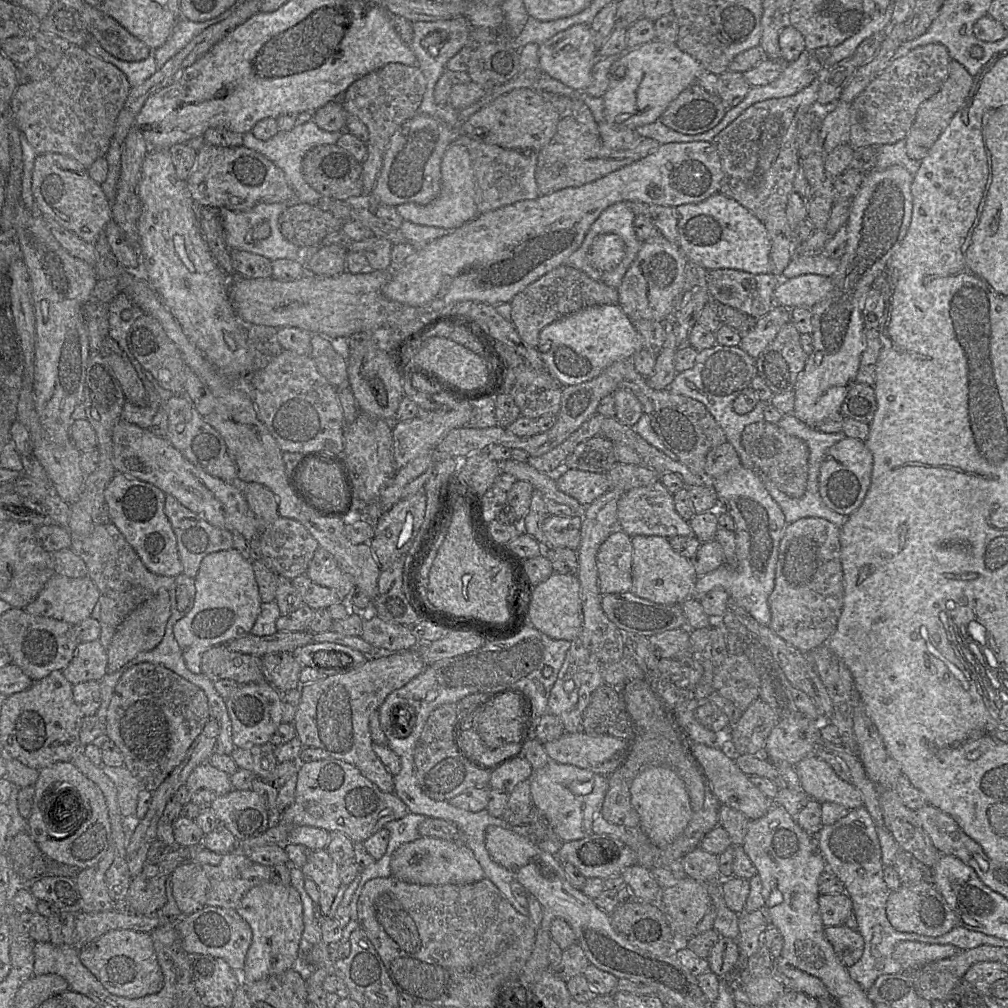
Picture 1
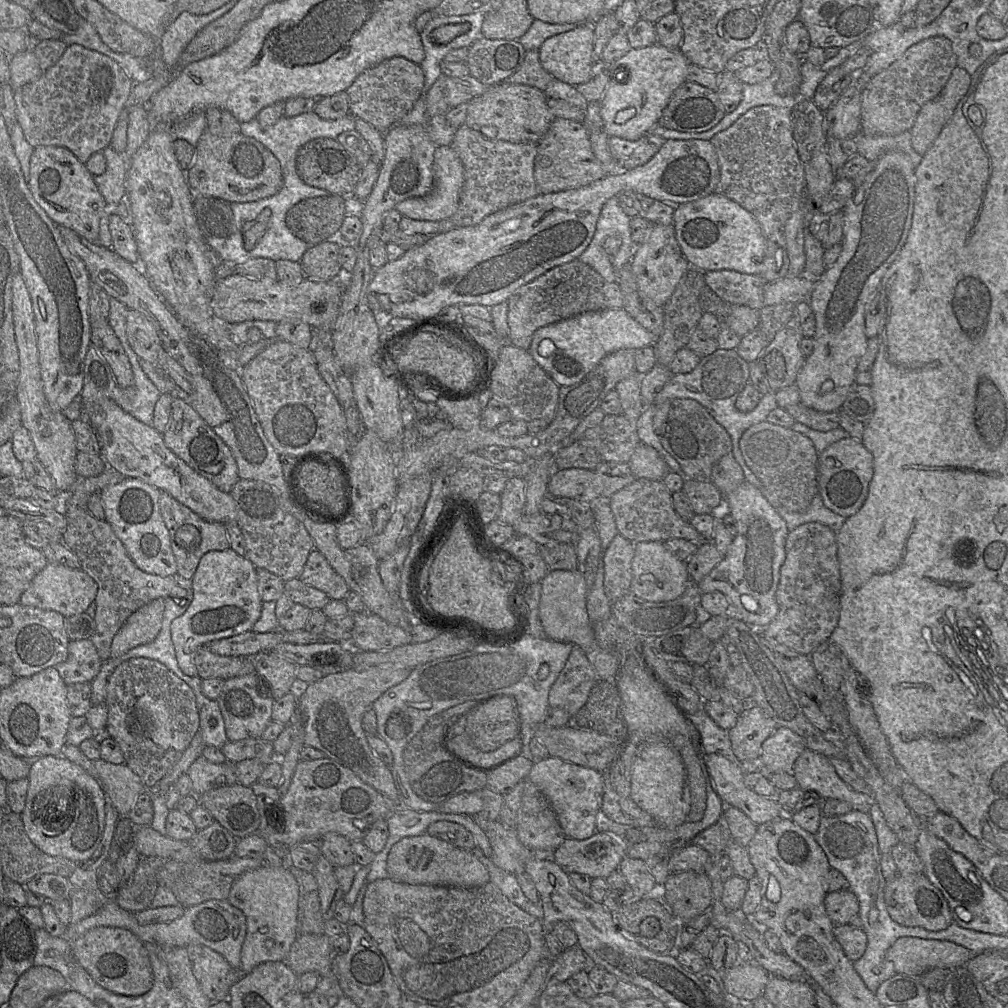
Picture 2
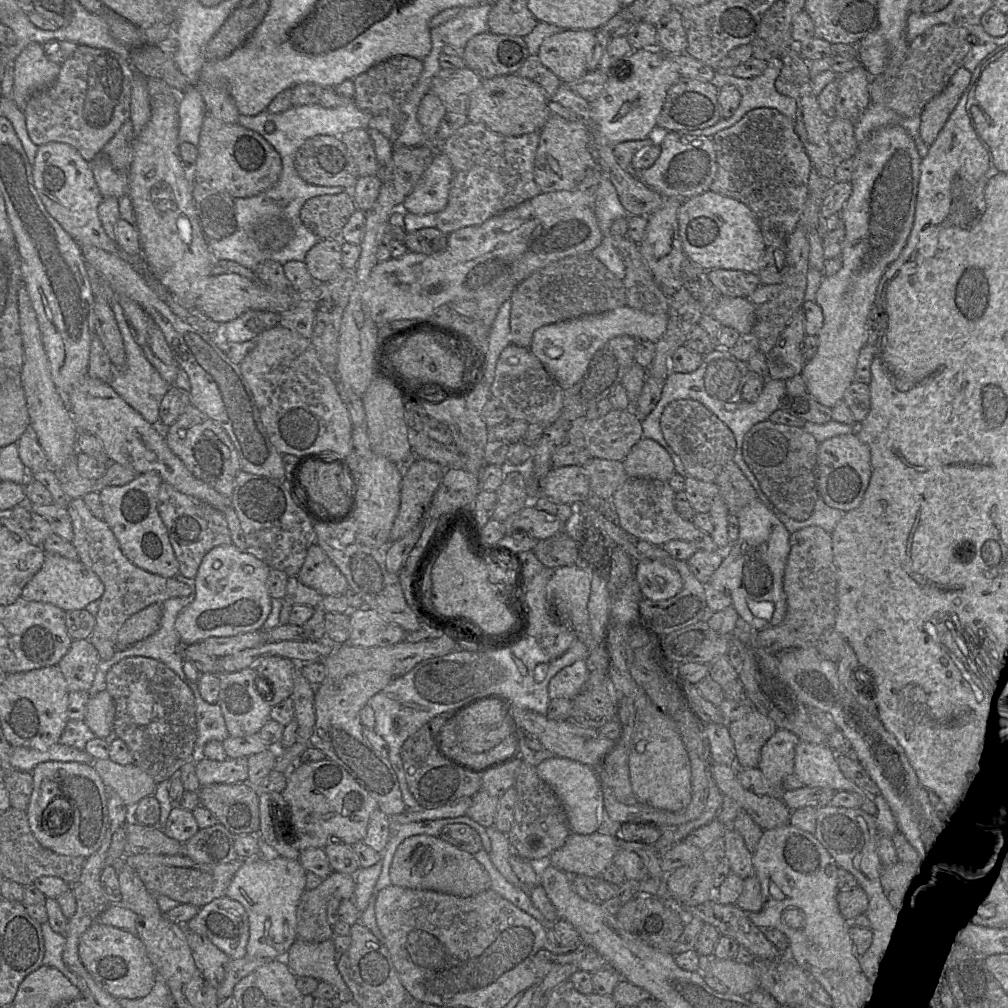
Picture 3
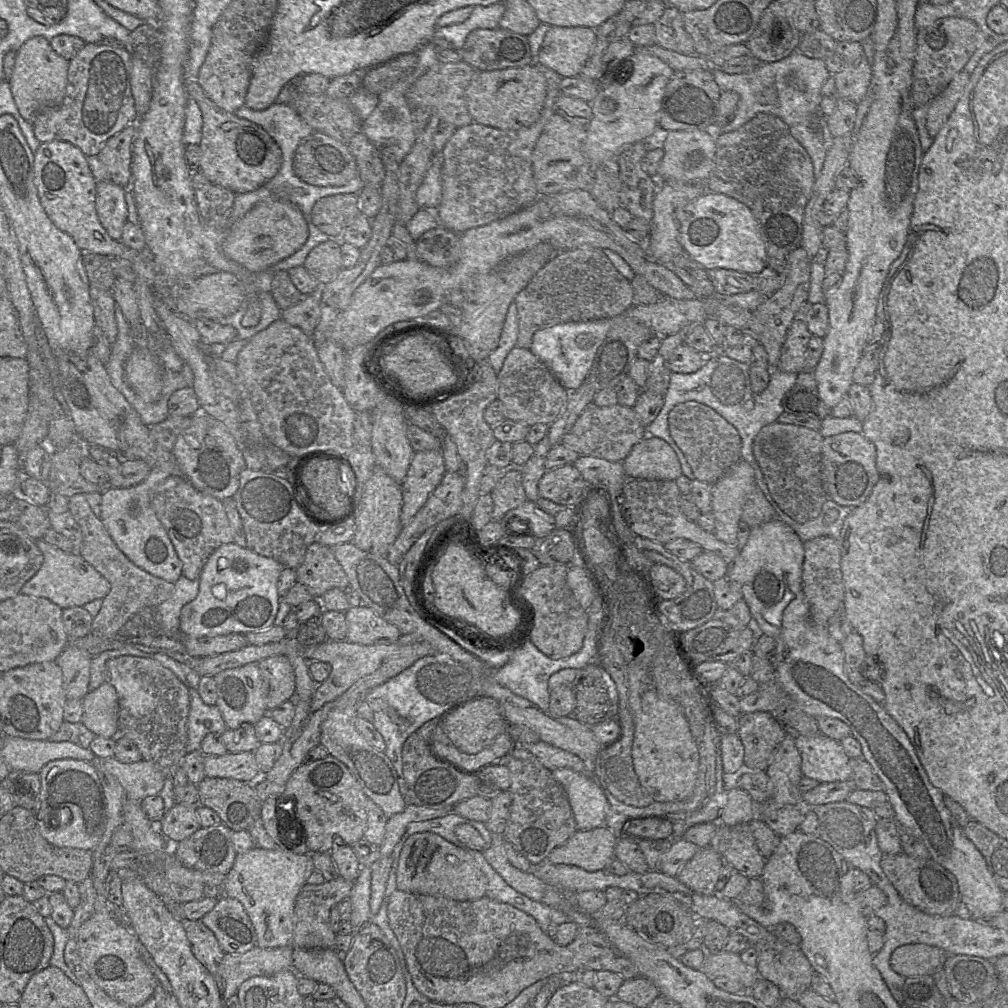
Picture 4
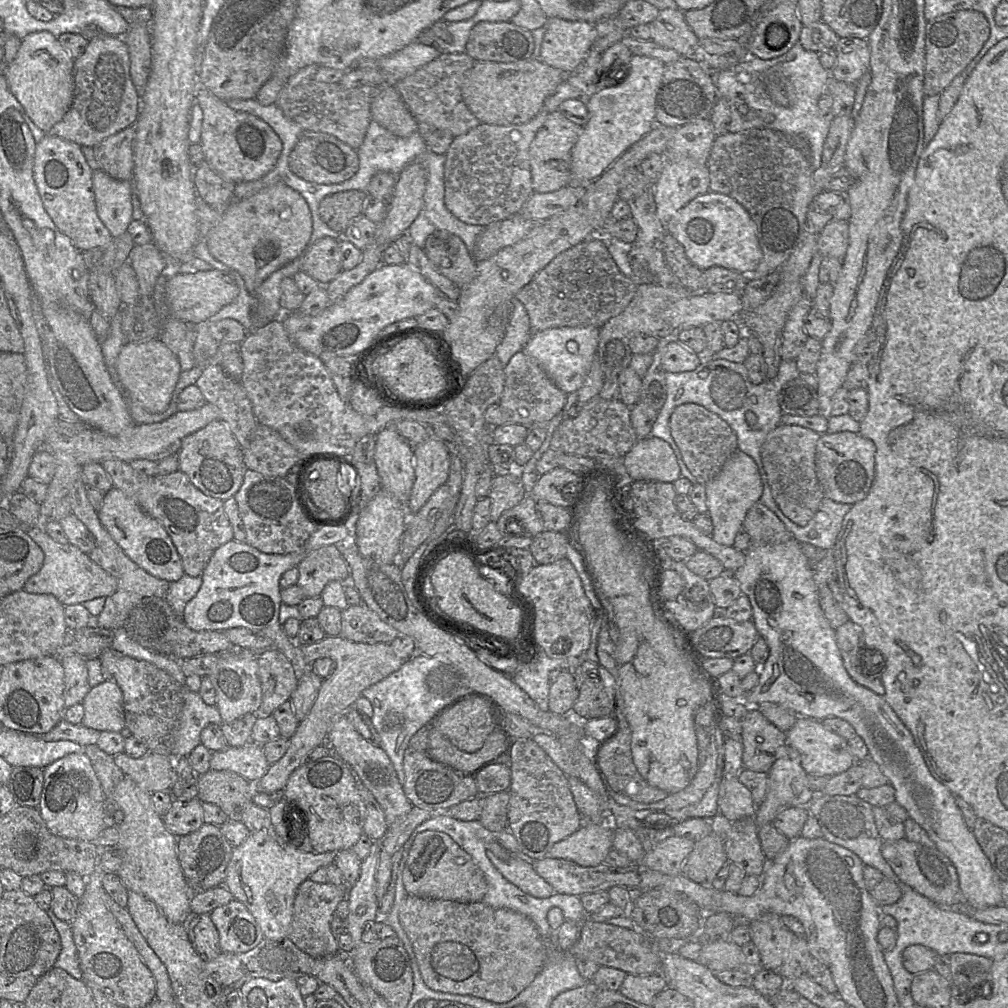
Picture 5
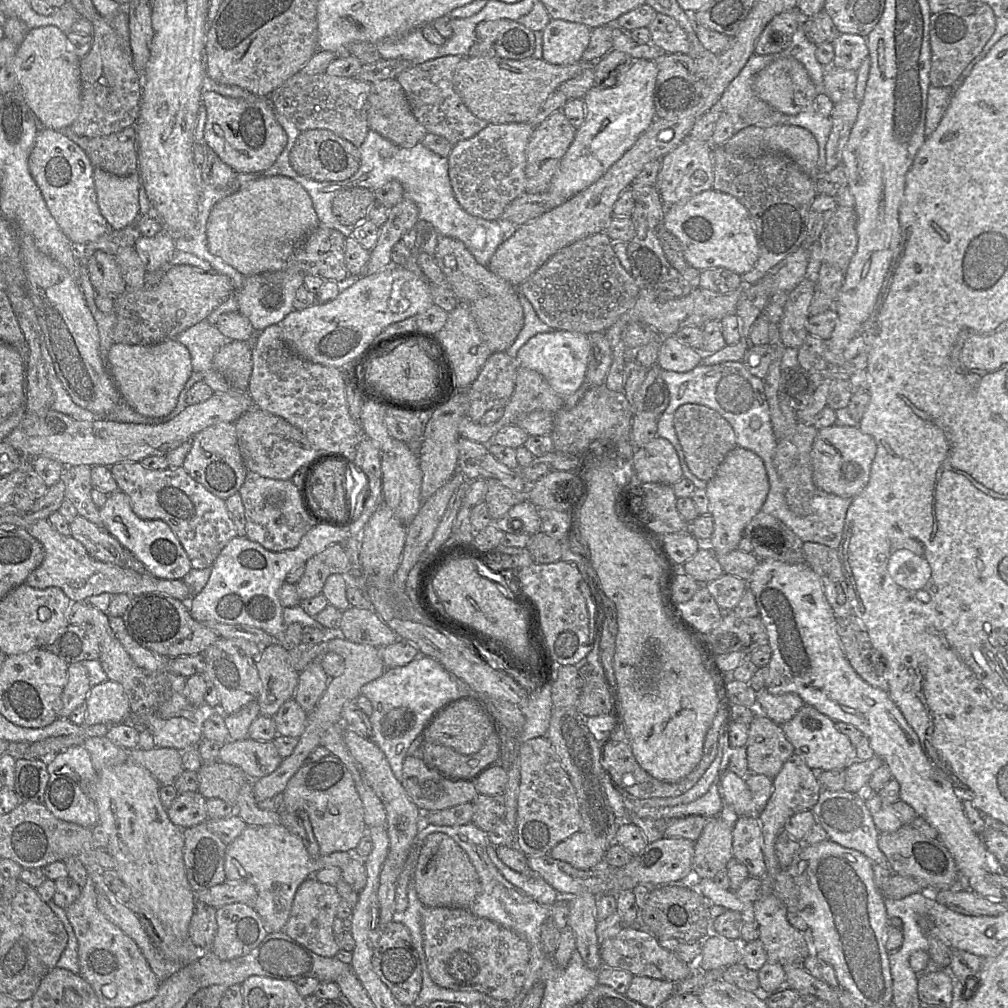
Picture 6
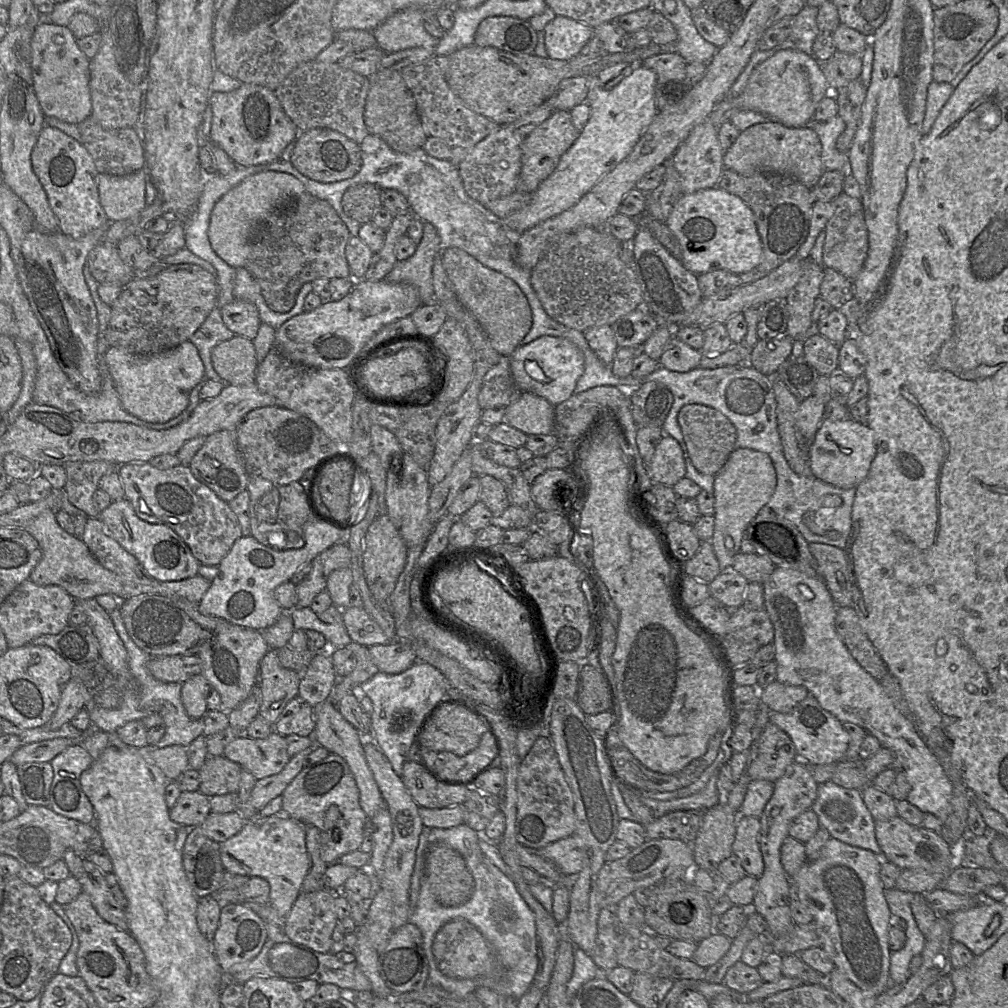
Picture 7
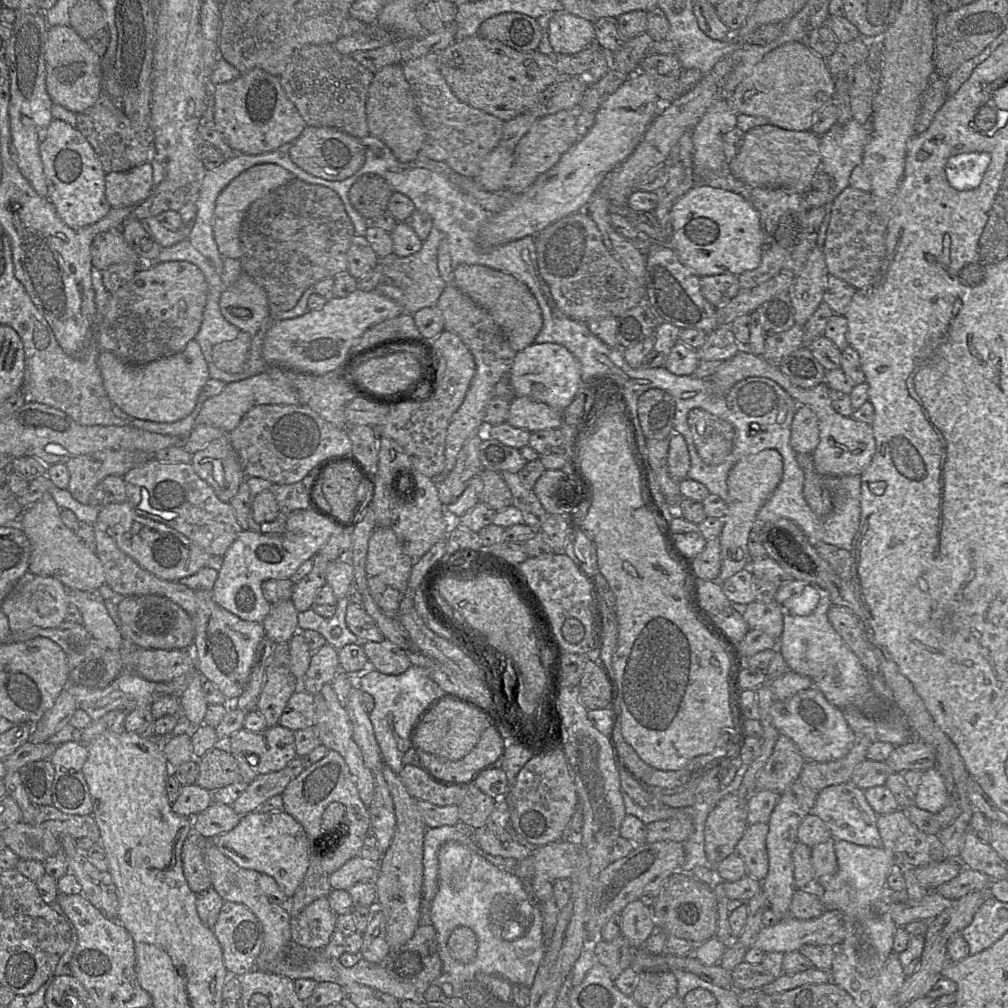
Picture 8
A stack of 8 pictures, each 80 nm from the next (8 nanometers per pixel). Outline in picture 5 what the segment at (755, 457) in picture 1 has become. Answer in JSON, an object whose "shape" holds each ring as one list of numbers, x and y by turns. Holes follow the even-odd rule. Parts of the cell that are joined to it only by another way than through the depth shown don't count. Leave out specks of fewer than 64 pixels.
{"shape":[[779,424,761,447,761,459,773,498,783,514,799,526,805,526,814,517,825,497,815,468,816,444,820,436,805,427]]}

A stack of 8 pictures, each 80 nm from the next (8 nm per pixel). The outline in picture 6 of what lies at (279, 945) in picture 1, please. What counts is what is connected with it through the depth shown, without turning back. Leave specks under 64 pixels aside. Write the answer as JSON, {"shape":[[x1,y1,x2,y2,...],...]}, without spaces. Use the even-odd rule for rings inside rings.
{"shape":[[281,823,246,826,244,831,226,847,224,871,226,881,240,881,255,886,257,898,253,908,261,917,269,934,284,929,295,893,303,881,321,869,342,868,353,856,350,852,334,852,313,859,309,856,302,840]]}

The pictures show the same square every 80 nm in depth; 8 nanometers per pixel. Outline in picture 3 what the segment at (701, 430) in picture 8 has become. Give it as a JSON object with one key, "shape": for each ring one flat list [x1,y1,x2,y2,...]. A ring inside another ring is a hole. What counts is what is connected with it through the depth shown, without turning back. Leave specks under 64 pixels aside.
{"shape":[[681,399,668,404,661,415,660,426,665,441,680,457,688,476,714,483,723,468,734,461,734,434,723,421,696,400]]}

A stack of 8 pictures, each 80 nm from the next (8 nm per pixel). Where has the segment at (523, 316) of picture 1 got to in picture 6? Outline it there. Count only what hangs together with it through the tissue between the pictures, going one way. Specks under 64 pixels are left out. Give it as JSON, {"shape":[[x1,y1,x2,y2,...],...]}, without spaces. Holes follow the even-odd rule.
{"shape":[[605,232,580,239,555,253,528,279,518,286,518,291,532,304,538,317,554,330,565,330,590,334,604,332,620,315,629,310,640,291,630,272,626,271,617,258,612,240]]}

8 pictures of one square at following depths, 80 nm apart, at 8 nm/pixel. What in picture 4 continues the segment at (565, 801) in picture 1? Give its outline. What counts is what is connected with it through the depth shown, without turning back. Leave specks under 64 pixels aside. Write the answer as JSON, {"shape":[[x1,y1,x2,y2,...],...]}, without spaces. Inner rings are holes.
{"shape":[[559,768,552,771,552,776,567,794,577,830,592,830,605,824,606,798,590,774]]}

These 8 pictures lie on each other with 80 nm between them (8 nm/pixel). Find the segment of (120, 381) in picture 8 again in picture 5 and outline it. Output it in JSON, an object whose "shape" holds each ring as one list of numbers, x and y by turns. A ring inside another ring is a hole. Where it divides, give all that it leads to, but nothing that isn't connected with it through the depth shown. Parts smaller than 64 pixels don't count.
{"shape":[[158,338,126,343,119,353,116,368,127,394,123,395,151,413,167,409,182,372,178,357]]}

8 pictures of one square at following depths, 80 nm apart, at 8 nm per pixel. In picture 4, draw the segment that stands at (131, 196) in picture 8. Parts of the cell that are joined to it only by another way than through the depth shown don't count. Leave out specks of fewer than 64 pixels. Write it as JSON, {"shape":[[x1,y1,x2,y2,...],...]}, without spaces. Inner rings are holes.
{"shape":[[111,180,96,182,96,213,99,222,114,240,121,240,127,221,125,189]]}

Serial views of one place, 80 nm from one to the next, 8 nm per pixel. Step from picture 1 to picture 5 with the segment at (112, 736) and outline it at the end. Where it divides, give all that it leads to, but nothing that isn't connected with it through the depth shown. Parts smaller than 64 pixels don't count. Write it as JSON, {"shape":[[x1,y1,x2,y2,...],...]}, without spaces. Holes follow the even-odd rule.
{"shape":[[112,647,99,658,104,679,116,683,122,691,125,725,130,734,143,742,150,753,171,755,171,736,183,706,182,685,154,664,129,657]]}

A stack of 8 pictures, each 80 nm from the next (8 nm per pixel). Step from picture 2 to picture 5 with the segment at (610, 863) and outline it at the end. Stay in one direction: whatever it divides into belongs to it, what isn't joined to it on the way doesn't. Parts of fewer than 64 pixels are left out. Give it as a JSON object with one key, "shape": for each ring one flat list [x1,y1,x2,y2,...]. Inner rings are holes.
{"shape":[[607,820,583,822,577,831,554,844,546,857,569,860,583,867,597,866,613,848,613,830]]}

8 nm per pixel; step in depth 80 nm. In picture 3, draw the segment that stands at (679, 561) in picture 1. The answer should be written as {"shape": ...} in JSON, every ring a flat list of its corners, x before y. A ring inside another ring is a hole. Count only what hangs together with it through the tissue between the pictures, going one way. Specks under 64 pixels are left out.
{"shape":[[645,559,635,564,636,579,642,599,652,601,668,600,676,596,683,587,677,570,658,560]]}

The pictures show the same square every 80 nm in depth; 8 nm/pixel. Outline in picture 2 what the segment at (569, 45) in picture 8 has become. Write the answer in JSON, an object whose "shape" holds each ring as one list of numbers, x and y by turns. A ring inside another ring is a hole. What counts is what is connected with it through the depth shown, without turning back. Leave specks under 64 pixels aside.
{"shape":[[582,24,546,39,539,48,540,63,553,78,577,86,591,78,593,48,593,25]]}

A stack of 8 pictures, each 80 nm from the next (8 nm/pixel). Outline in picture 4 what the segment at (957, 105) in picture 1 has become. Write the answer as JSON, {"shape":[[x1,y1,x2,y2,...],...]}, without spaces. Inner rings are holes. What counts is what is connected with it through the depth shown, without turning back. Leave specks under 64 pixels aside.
{"shape":[[966,71,959,72,944,91,929,103,926,114,926,128,932,138,937,136,947,122,969,82,970,75]]}

